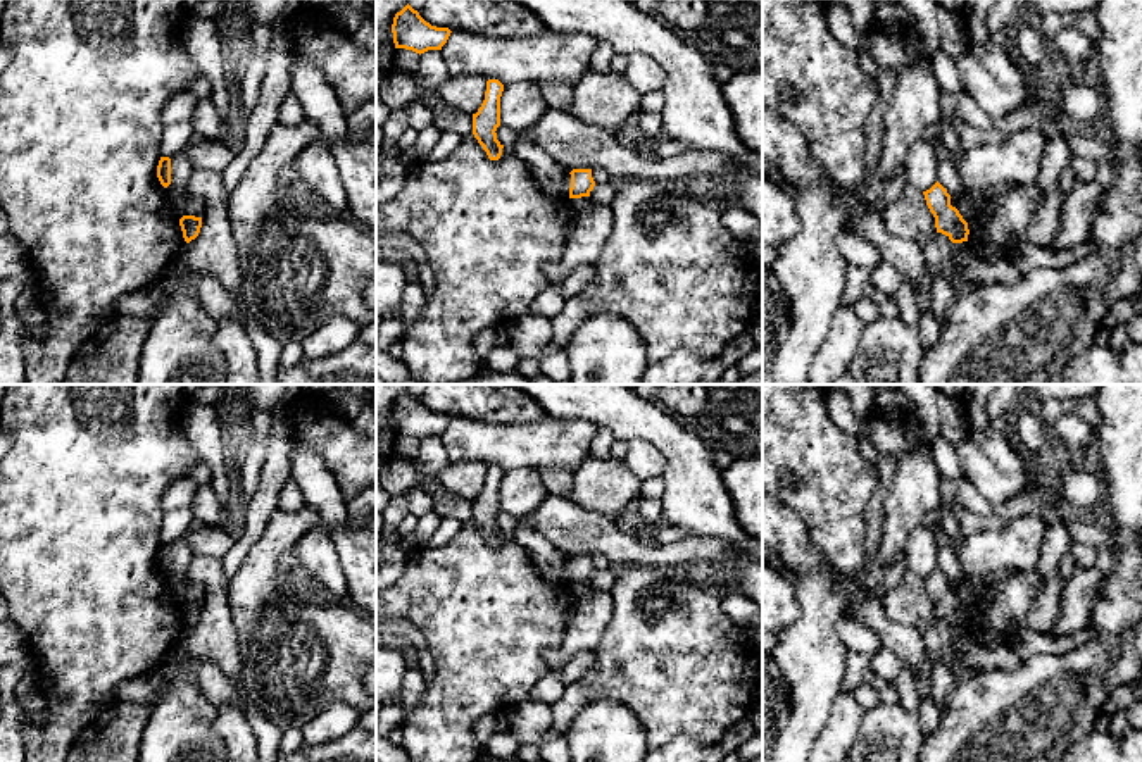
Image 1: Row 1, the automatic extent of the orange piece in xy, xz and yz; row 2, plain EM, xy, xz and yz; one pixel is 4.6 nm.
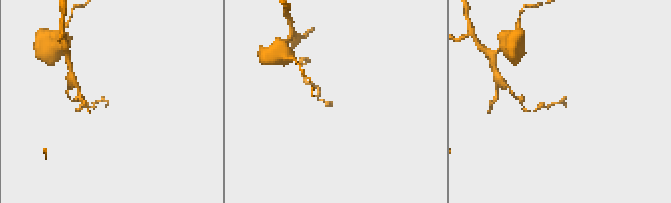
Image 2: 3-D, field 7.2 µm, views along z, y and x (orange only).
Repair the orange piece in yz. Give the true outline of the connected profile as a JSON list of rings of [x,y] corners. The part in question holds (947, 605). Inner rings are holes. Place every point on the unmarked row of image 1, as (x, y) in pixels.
[[[937,567],[930,576],[923,578],[926,591],[935,603],[937,619],[945,621],[952,629],[968,628],[968,609],[959,596],[951,591],[951,581]]]

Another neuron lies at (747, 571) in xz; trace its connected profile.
[[[735,559],[730,562],[735,571],[737,590],[761,609],[761,622],[752,631],[752,641],[762,655],[762,562],[754,559]]]

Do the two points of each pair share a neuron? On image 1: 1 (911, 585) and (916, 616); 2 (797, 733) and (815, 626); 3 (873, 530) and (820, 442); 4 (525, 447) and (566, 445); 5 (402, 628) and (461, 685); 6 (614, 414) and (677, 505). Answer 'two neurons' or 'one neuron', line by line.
1: one neuron
2: one neuron
3: two neurons
4: one neuron
5: two neurons
6: one neuron

